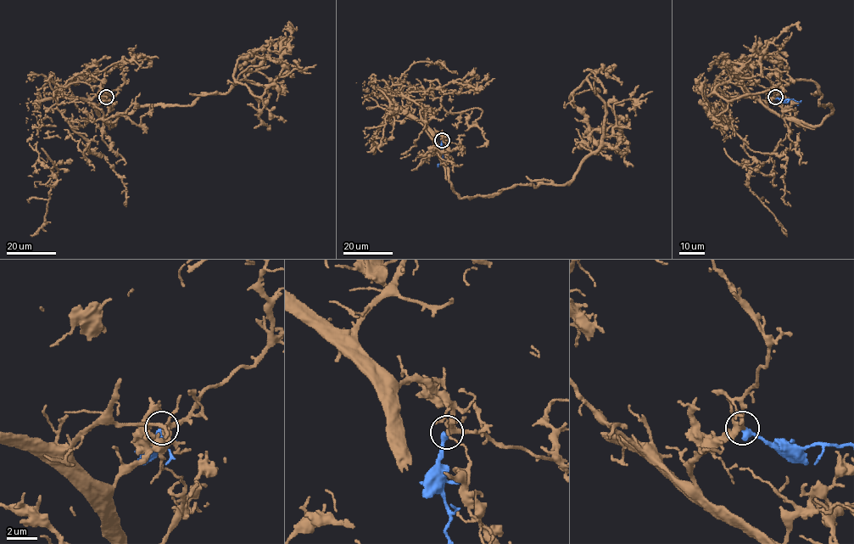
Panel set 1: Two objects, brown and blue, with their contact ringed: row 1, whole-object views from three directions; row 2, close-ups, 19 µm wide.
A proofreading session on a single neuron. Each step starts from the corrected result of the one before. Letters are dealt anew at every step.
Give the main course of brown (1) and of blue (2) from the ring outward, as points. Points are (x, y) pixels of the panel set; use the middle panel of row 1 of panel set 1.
1: (443, 140), (438, 155), (460, 197), (566, 184), (605, 121), (587, 81), (572, 95), (600, 92)
2: (443, 140), (443, 159), (438, 166)

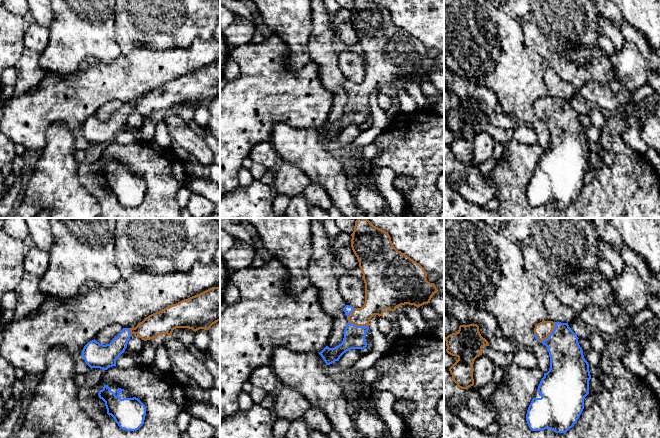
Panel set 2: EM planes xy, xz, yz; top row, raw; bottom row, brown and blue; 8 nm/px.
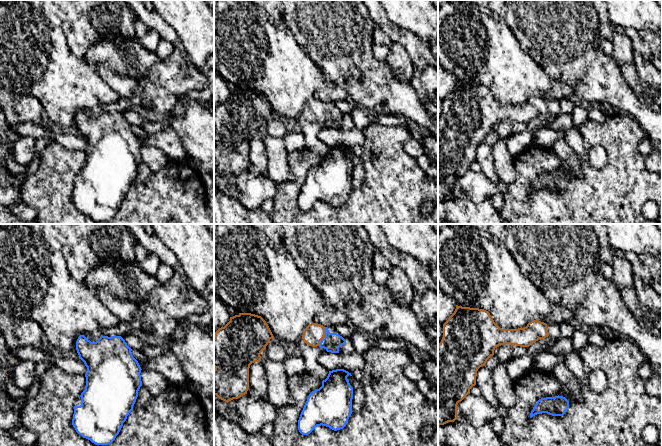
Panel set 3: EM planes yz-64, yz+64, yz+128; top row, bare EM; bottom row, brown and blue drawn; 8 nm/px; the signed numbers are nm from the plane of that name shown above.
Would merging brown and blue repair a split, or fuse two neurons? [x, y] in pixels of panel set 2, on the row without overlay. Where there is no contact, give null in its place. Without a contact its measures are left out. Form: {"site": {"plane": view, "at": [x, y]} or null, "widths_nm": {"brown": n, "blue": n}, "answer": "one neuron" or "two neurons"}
{"site": {"plane": "yz", "at": [550, 109]}, "widths_nm": {"brown": 130, "blue": 280}, "answer": "one neuron"}

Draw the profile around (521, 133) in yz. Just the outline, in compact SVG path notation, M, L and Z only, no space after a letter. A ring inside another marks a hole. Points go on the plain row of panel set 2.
M516 123L513 128L513 139L526 145L533 145L538 142L535 130L521 123Z

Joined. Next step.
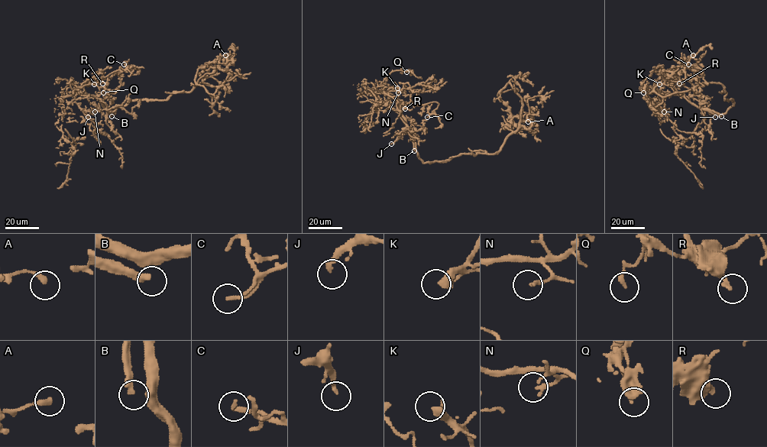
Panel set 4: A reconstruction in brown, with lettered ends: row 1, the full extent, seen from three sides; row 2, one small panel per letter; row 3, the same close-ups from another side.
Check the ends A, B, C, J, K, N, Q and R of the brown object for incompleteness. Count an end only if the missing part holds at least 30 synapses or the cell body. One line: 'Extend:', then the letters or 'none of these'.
Extend: B, C, J, K

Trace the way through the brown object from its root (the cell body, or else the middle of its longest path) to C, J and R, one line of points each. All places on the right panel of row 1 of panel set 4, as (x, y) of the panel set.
C: (725, 113), (717, 114), (697, 107), (674, 88), (671, 79), (676, 76), (676, 72), (672, 69), (688, 64)
J: (725, 113), (717, 114), (701, 109), (703, 115), (707, 109), (715, 117)
R: (725, 113), (717, 114), (692, 105), (678, 95), (668, 82), (673, 79), (679, 83)

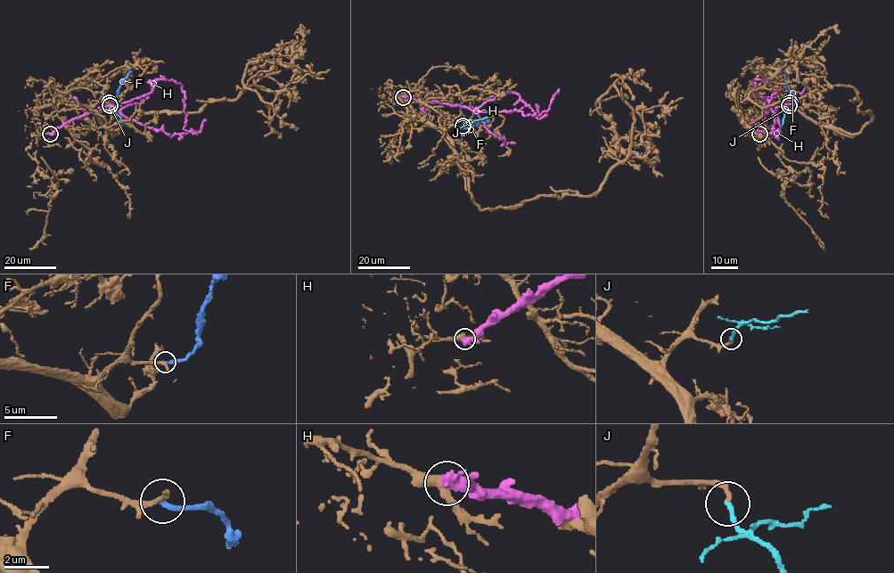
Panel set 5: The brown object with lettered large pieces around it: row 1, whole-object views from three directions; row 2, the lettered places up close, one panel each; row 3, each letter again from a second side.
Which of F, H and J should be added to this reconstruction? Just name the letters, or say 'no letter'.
J

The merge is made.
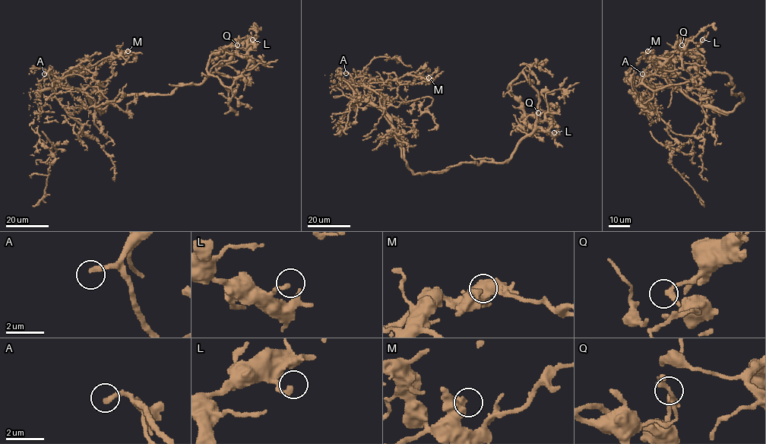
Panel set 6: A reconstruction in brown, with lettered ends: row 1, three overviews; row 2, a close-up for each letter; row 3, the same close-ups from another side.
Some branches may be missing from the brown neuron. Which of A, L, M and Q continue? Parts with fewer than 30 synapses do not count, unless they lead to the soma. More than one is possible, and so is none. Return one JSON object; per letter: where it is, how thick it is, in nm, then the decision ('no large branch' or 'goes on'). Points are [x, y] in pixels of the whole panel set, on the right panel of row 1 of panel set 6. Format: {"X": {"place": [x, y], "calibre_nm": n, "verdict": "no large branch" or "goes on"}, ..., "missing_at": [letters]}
{"A": {"place": [642, 74], "calibre_nm": 260, "verdict": "goes on"}, "L": {"place": [702, 39], "calibre_nm": 240, "verdict": "no large branch"}, "M": {"place": [647, 51], "calibre_nm": 480, "verdict": "no large branch"}, "Q": {"place": [682, 45], "calibre_nm": 220, "verdict": "no large branch"}, "missing_at": ["A"]}

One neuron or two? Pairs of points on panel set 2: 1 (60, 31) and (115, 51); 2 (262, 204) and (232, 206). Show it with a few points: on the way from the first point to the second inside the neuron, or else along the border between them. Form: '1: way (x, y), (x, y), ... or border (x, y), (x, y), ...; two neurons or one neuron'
1: way (74, 31), (85, 31), (101, 44); one neuron
2: way (255, 206), (239, 206); one neuron

